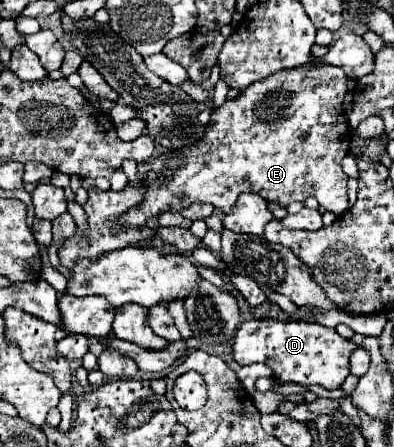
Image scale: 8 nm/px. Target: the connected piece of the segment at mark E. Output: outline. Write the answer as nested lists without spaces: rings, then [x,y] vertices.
[[[309,55],[309,61],[297,69],[281,69],[281,73],[273,73],[273,77],[249,85],[235,99],[227,99],[221,107],[213,109],[211,121],[205,127],[205,137],[201,137],[197,145],[179,151],[163,151],[149,161],[151,171],[145,179],[145,197],[141,205],[125,211],[117,219],[117,225],[145,227],[149,219],[159,217],[161,213],[179,213],[193,203],[211,203],[223,213],[229,213],[239,193],[245,191],[259,193],[263,199],[277,203],[279,207],[289,207],[295,201],[315,197],[325,211],[335,215],[345,213],[349,209],[349,199],[341,159],[349,153],[351,143],[351,129],[343,111],[345,93],[347,77],[343,69],[319,63],[315,55]]]

